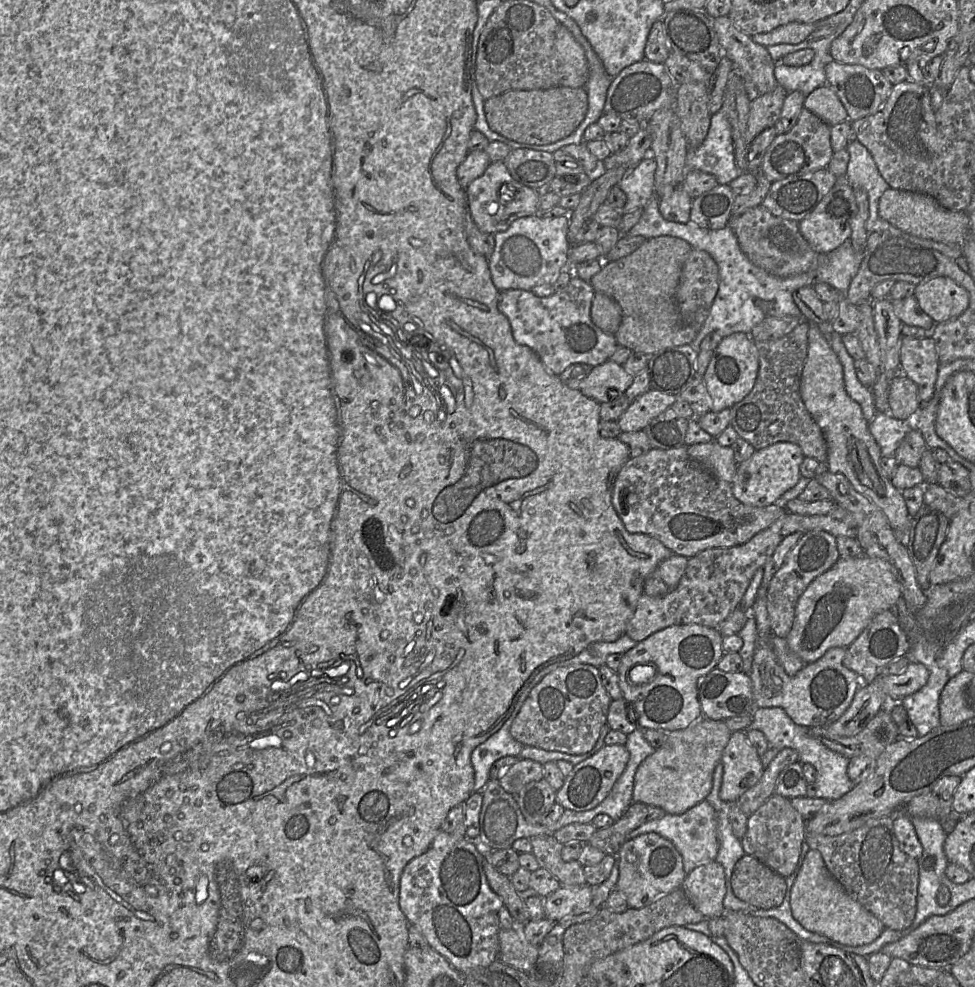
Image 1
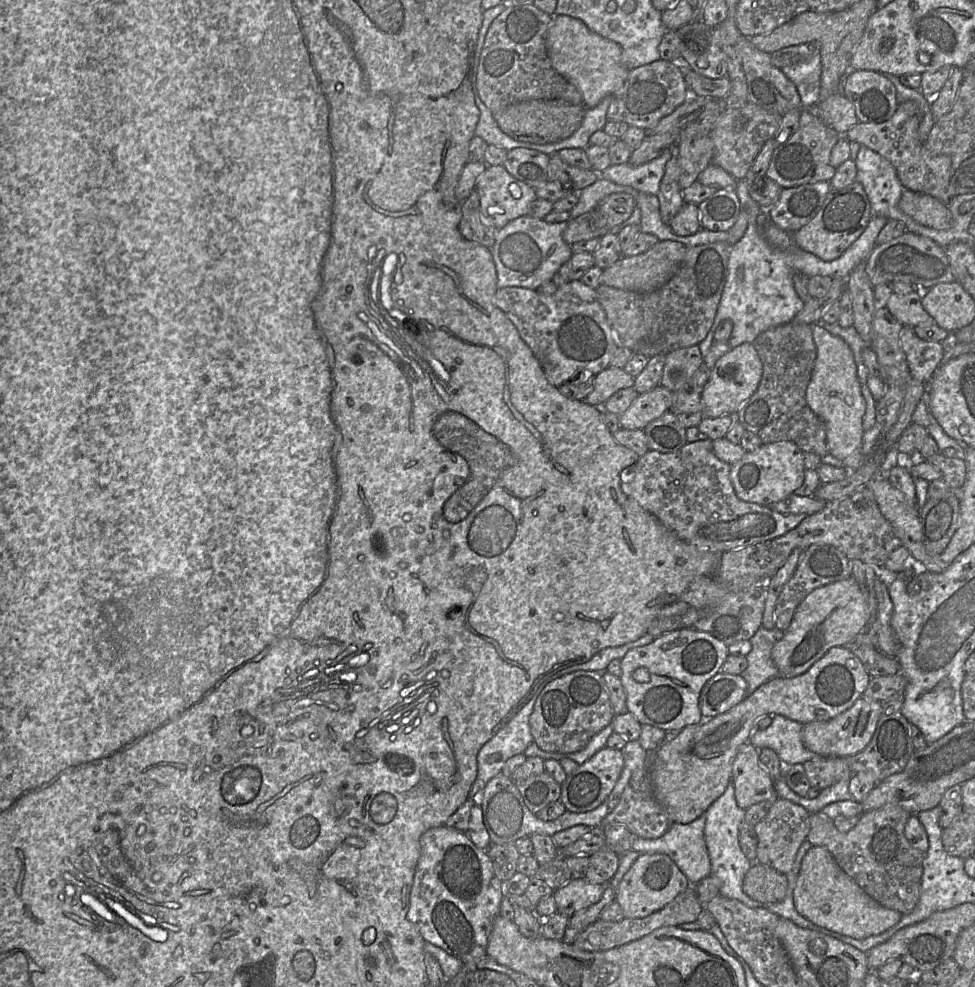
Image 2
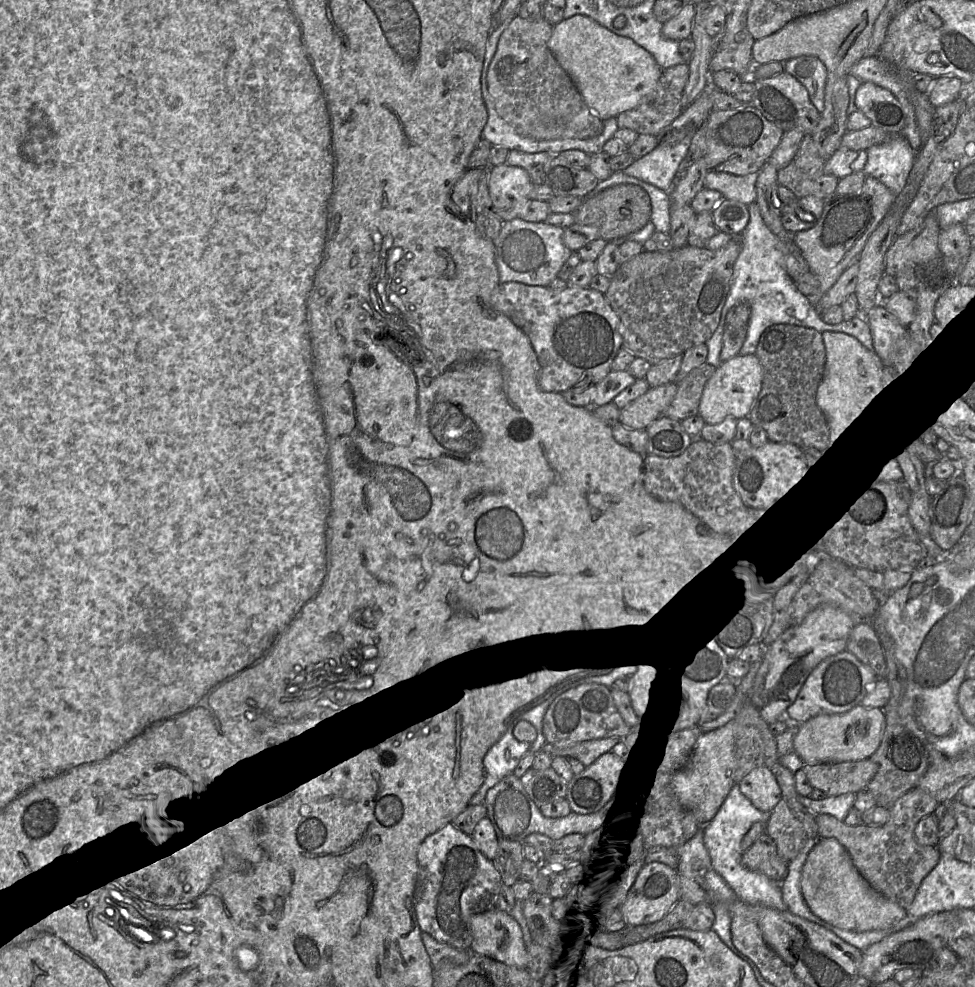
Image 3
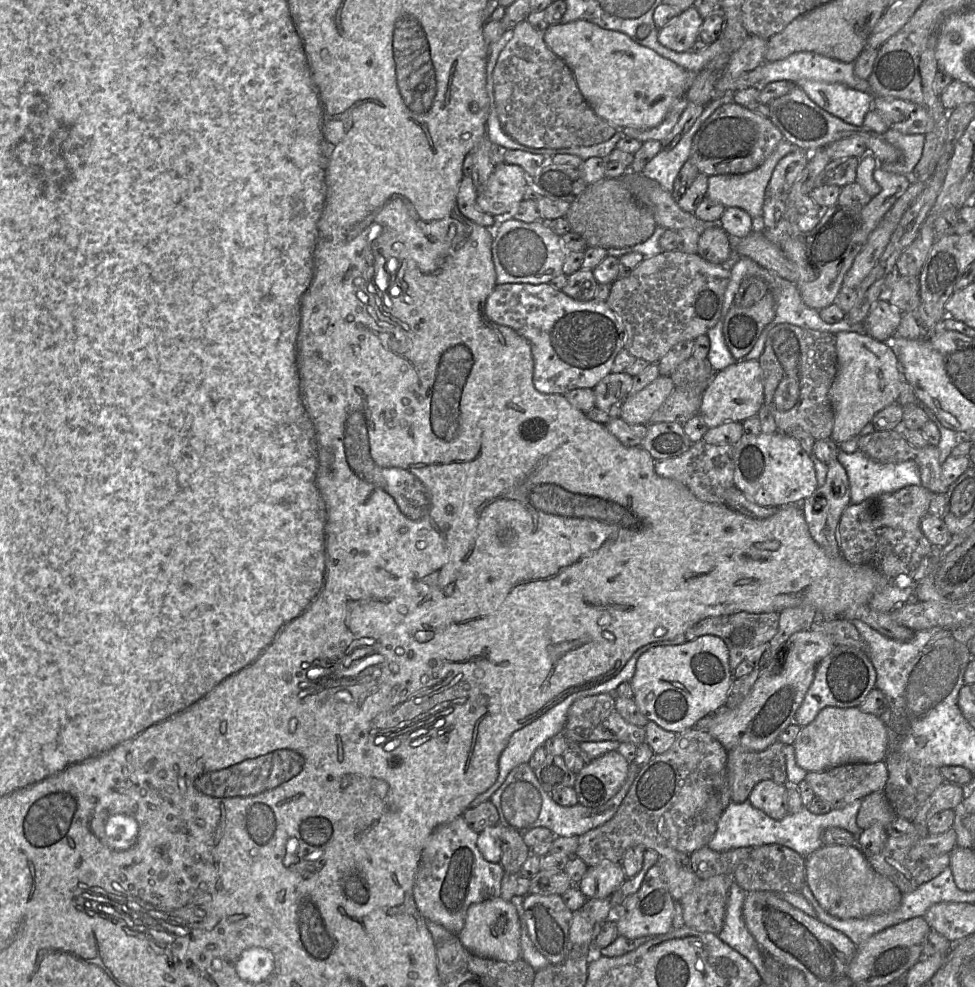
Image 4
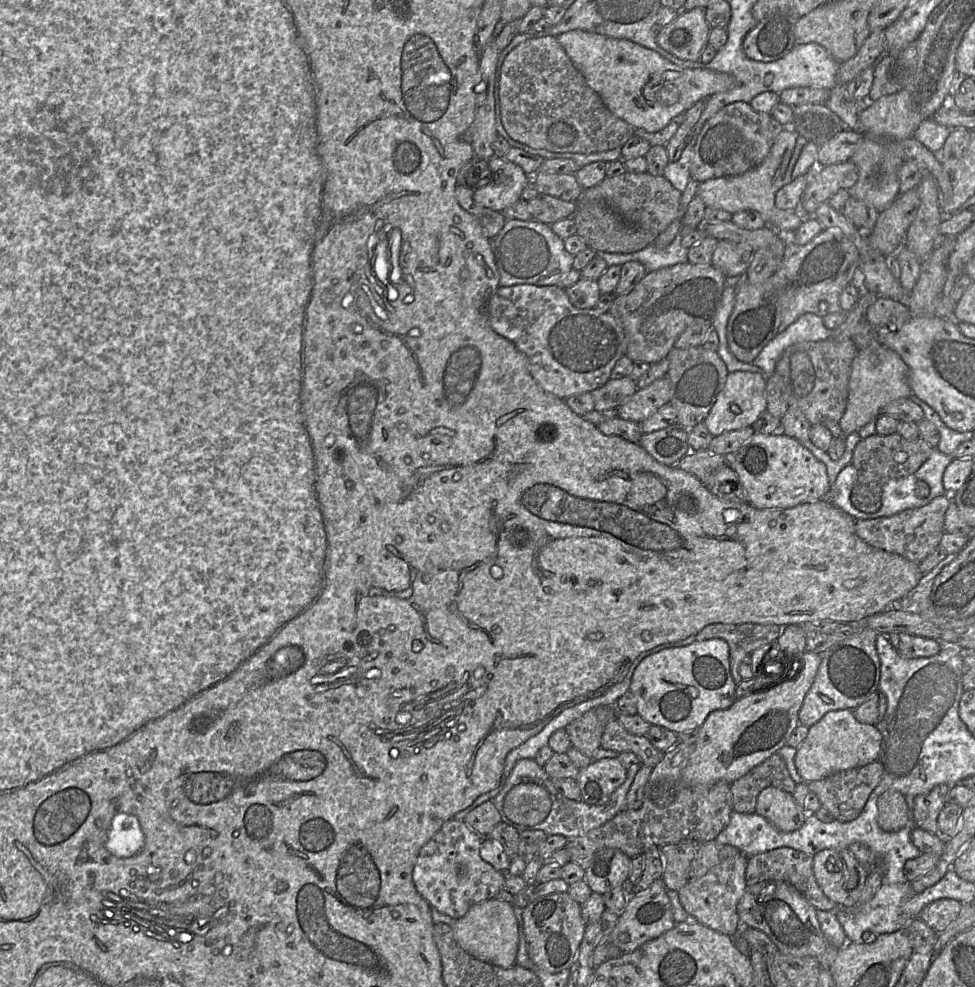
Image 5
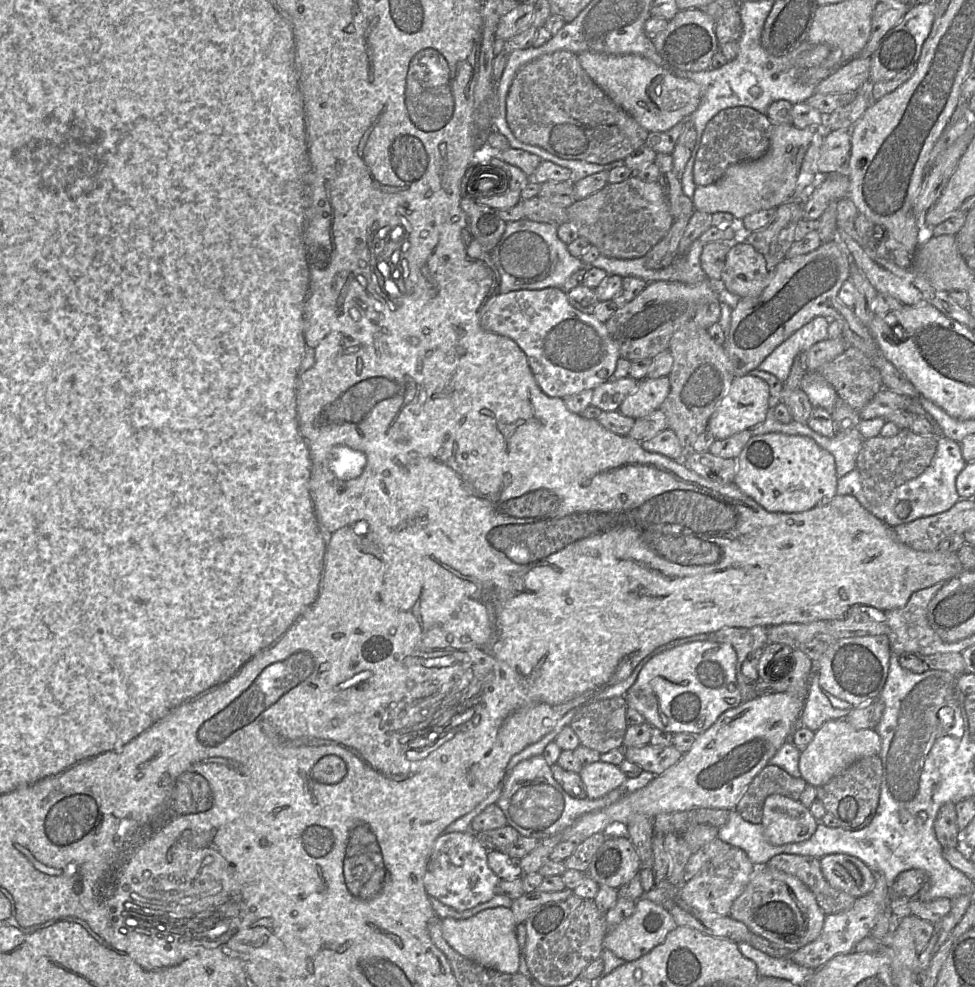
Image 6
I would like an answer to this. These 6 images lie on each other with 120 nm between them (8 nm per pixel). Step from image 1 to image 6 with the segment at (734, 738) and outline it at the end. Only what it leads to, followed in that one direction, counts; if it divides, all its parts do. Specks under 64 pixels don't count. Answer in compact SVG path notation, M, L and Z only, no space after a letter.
M771 794L764 801L762 825L764 837L770 844L805 841L814 834L818 822L799 800Z

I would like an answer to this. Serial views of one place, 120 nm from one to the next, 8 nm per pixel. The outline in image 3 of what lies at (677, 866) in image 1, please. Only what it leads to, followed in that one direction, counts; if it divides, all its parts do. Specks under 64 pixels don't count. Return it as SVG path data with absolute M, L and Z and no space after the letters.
M660 862L644 864L634 883L618 908L626 926L651 924L662 919L680 899L679 873Z

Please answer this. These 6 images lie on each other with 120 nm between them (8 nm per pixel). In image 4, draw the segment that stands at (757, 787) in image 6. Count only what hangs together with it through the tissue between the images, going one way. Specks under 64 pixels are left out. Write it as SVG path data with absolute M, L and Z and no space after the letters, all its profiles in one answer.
M777 740L762 751L728 751L727 781L731 801L747 801L753 787L762 780L787 783L784 745L788 744Z

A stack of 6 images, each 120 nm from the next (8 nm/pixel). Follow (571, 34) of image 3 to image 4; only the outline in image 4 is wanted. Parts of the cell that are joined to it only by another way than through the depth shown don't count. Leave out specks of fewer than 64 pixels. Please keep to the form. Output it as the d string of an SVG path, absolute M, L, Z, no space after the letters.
M576 20L549 26L544 40L572 71L577 86L593 111L617 129L649 129L659 125L671 106L692 85L696 73L636 43L627 34Z

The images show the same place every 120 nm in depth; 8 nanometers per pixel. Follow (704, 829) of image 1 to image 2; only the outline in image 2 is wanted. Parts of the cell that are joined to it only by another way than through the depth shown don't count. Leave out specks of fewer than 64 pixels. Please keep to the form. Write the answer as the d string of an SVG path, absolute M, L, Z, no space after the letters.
M705 813L688 824L673 822L668 831L657 839L644 839L636 837L632 843L632 850L639 853L662 853L668 855L687 877L690 884L696 885L711 875L711 863L704 840Z

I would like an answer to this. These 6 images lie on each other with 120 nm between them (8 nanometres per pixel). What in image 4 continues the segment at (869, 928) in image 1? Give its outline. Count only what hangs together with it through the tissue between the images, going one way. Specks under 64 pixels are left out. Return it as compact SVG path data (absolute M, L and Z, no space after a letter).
M821 846L806 857L805 880L820 906L839 919L862 918L894 911L902 900L898 887L872 868L858 846Z

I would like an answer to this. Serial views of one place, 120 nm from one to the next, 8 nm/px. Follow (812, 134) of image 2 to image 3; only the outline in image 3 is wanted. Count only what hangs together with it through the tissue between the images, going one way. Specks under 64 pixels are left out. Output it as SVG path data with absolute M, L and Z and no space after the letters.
M805 134L794 159L777 171L778 183L799 198L813 195L826 200L835 194L839 181L824 172L826 162L814 145L812 135Z

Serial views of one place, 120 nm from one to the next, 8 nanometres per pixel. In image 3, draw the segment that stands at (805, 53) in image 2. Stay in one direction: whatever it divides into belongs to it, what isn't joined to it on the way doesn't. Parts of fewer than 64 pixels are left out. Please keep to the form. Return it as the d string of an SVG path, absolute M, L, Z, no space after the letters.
M799 56L785 61L784 71L795 77L806 88L811 102L822 113L827 79L827 70L823 62L816 56Z

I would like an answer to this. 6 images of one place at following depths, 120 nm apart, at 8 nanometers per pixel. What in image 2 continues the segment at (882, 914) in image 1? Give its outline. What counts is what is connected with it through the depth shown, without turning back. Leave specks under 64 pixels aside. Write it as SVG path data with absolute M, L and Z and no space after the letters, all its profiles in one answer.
M887 805L864 812L854 828L842 833L835 827L833 819L821 812L813 813L809 817L809 832L806 840L812 846L821 846L828 849L839 867L877 903L905 915L910 913L918 903L925 857L925 853L912 847L904 835L905 825L911 815L913 814L898 805Z

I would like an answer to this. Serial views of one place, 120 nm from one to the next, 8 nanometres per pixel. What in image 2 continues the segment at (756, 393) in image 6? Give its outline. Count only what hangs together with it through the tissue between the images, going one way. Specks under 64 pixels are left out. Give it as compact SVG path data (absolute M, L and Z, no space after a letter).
M742 343L720 357L713 368L701 395L701 413L704 418L736 414L759 386L762 362L752 343Z

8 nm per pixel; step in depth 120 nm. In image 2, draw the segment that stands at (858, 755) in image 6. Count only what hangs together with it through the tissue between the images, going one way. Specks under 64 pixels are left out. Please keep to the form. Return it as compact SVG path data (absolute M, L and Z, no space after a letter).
M860 697L845 712L827 721L813 721L803 725L805 747L822 757L848 757L863 751L870 743L882 712L882 702Z

